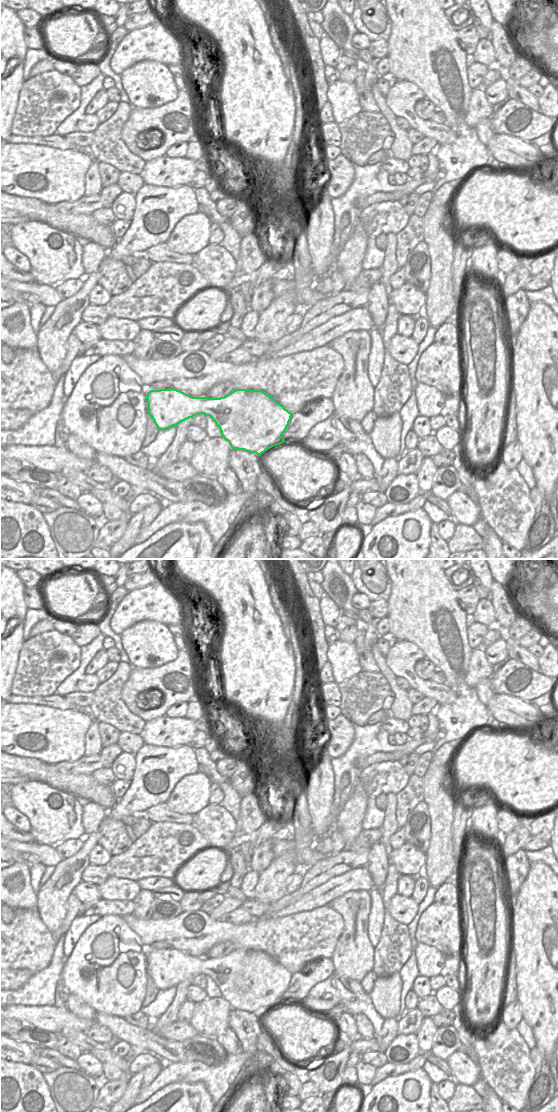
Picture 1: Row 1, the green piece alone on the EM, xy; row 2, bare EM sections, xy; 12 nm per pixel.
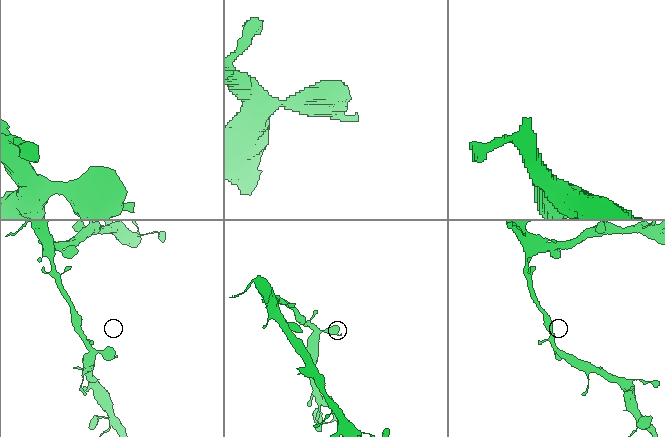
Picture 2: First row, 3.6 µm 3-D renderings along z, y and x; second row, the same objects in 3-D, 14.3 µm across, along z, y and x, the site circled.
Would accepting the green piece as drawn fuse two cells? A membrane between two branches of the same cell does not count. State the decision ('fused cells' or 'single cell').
single cell

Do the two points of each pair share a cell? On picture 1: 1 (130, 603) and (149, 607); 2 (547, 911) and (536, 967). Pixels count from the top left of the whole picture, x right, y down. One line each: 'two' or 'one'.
1: one
2: one

